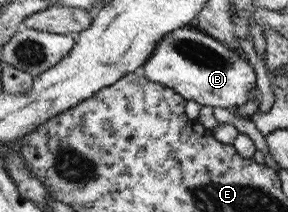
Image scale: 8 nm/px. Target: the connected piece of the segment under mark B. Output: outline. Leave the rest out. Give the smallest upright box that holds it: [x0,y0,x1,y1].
[140,25,260,109]

